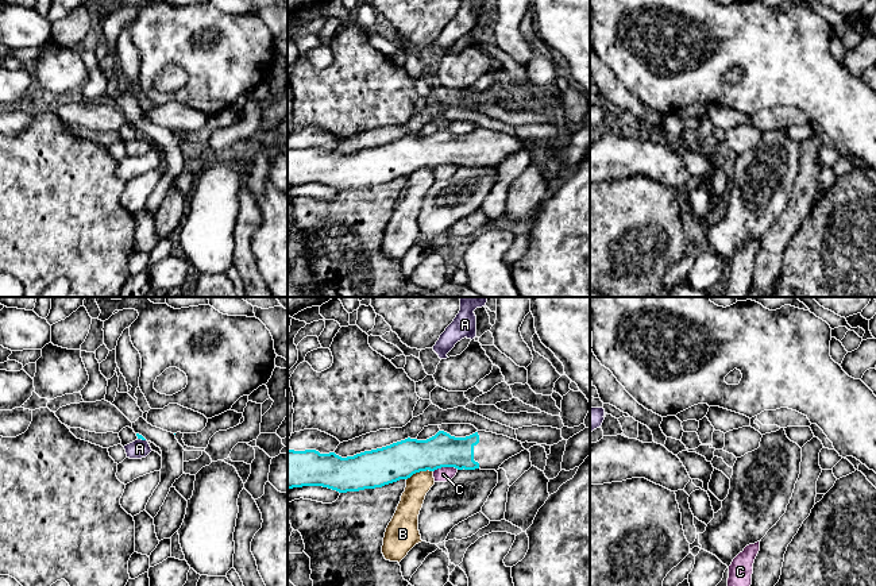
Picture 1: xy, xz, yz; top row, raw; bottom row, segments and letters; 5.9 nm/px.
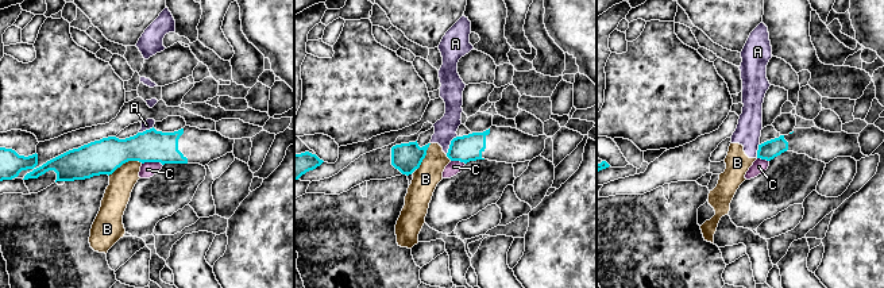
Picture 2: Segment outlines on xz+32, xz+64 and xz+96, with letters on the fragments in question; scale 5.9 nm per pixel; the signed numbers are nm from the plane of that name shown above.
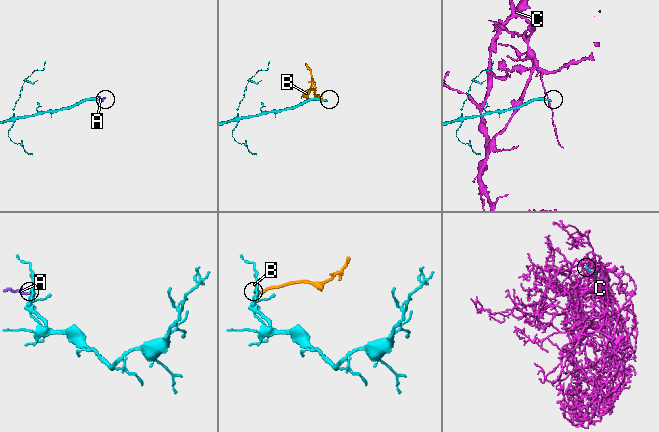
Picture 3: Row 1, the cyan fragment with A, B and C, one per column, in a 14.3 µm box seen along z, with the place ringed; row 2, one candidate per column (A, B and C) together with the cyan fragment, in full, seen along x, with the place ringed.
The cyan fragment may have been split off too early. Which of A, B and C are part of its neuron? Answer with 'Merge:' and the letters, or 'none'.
Merge: none

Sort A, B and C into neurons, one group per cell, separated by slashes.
A B / C

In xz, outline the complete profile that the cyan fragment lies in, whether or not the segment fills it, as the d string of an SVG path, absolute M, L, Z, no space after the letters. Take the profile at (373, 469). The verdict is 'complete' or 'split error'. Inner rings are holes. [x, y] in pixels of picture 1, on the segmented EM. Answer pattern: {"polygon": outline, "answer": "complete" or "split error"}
{"polygon": "M439 431L427 440L408 437L347 458L316 450L288 450L288 490L323 486L339 493L359 491L441 467L497 471L505 460L524 450L521 442L486 431L466 437Z", "answer": "split error"}

